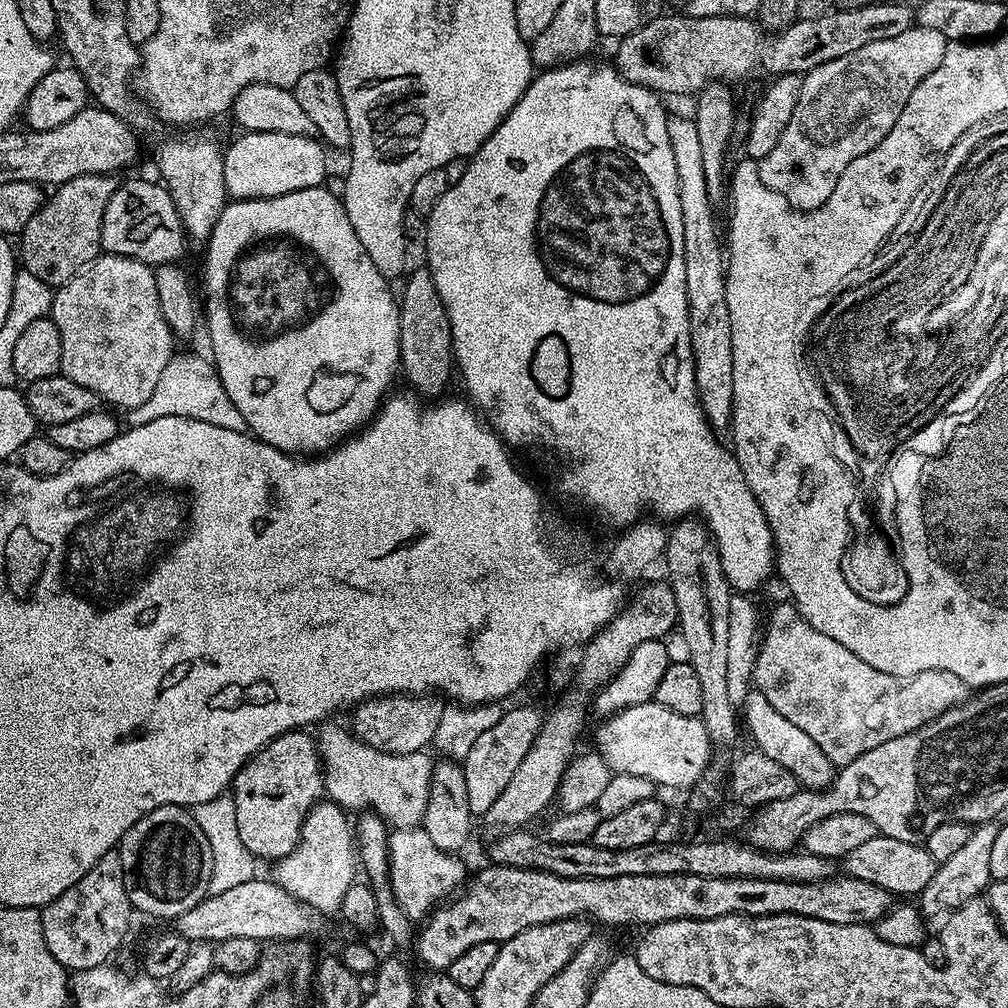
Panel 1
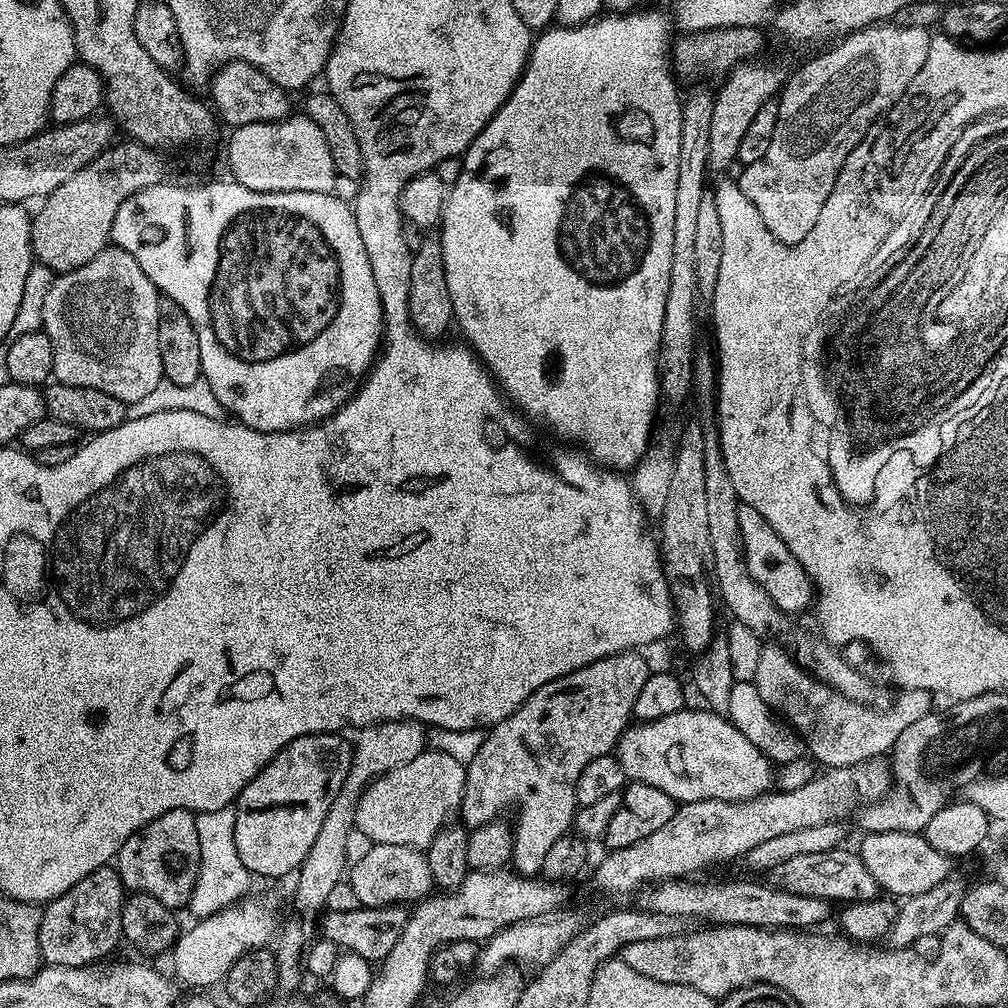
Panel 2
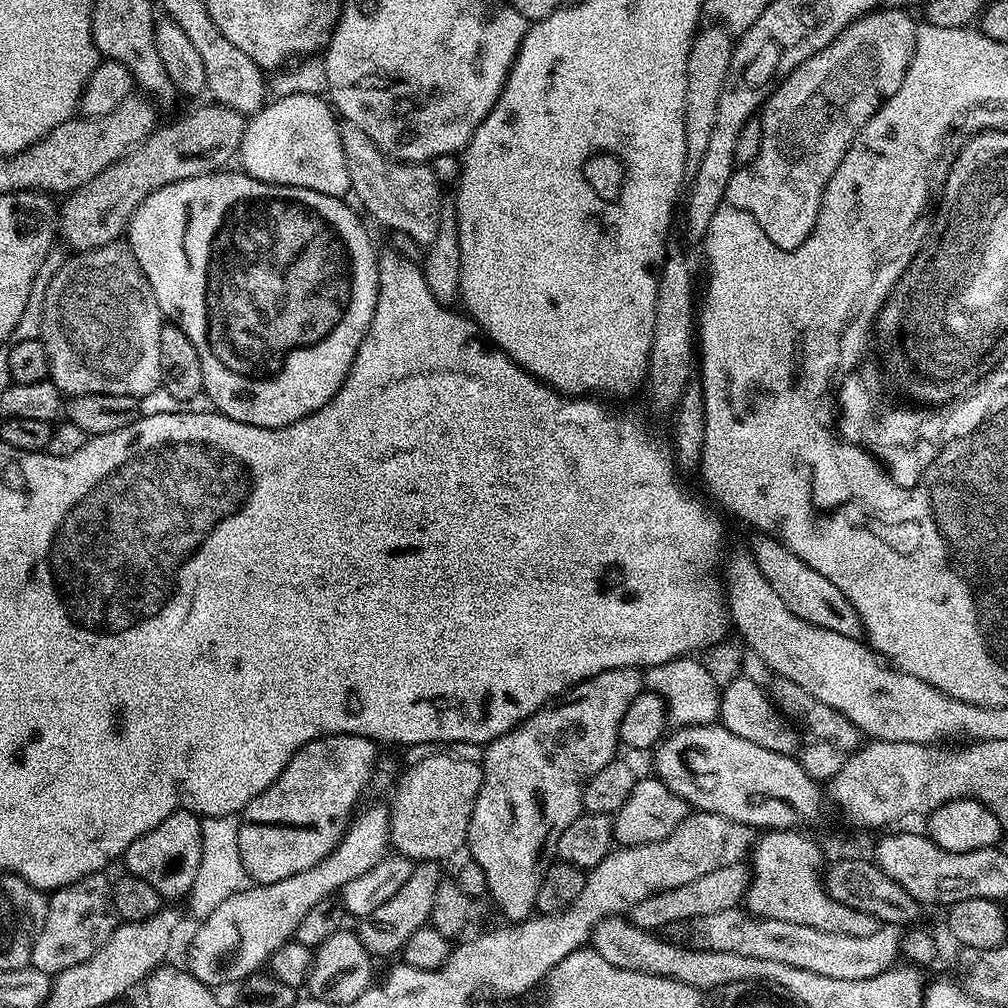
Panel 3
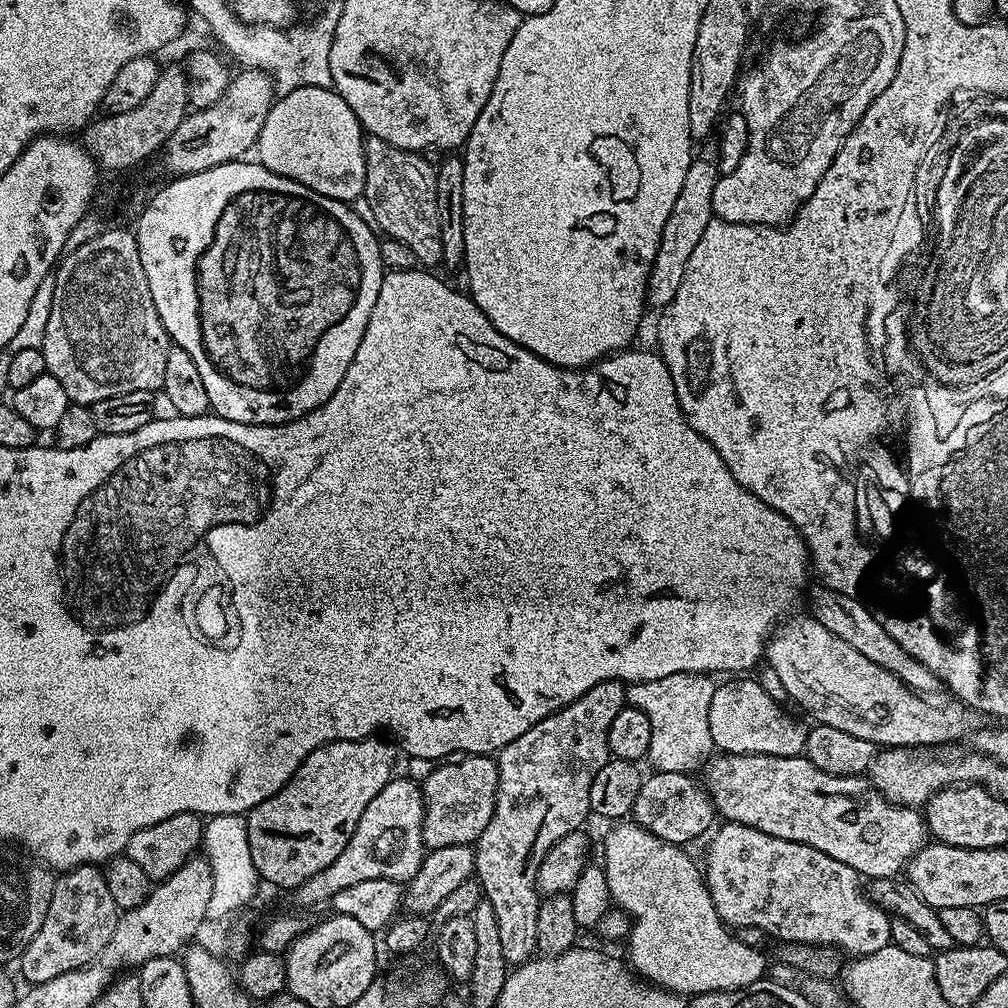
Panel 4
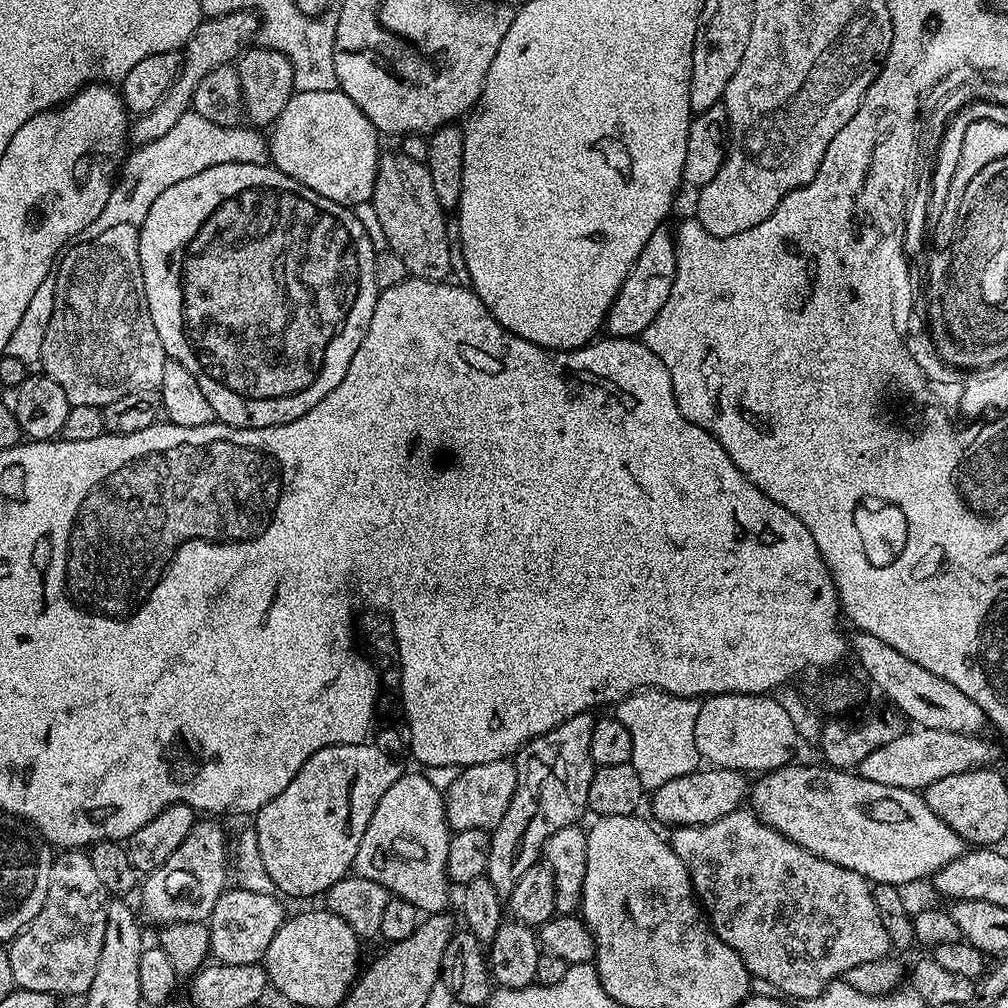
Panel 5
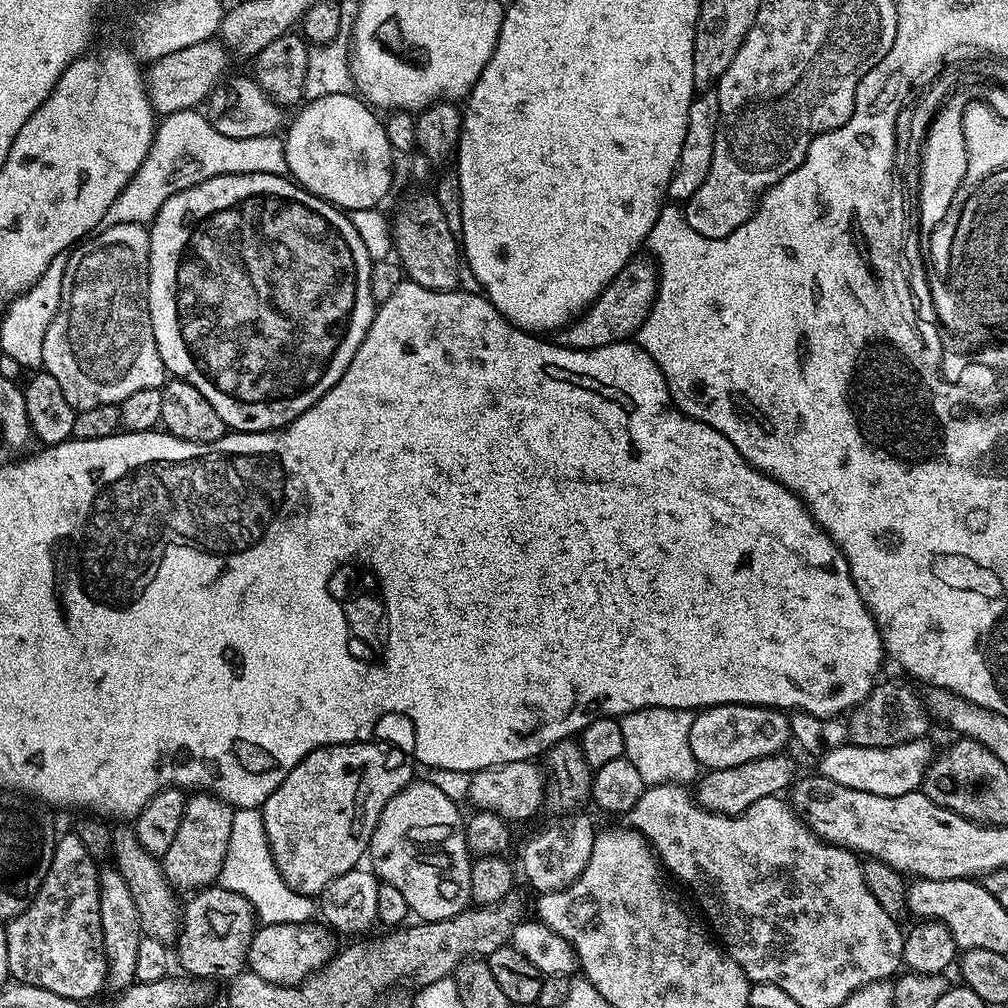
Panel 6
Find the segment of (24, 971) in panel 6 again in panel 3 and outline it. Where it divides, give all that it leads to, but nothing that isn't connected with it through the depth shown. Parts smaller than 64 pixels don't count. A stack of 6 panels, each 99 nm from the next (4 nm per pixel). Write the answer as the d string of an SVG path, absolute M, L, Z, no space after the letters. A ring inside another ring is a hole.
M95 872L48 896L48 917L43 930L36 934L31 967L55 978L62 970L86 962L114 934L118 917L112 897L113 881L106 877L104 872Z

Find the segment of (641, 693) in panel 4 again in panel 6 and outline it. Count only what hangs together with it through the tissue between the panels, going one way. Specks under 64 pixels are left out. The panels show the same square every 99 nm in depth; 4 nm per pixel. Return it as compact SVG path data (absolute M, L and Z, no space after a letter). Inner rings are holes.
M648 707L628 712L619 719L625 759L629 760L647 787L677 783L693 783L700 767L690 748L690 729L695 711L686 708Z

